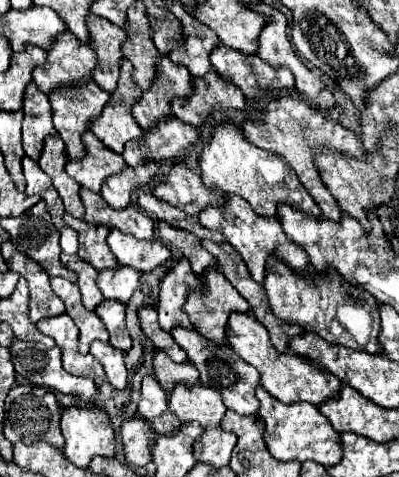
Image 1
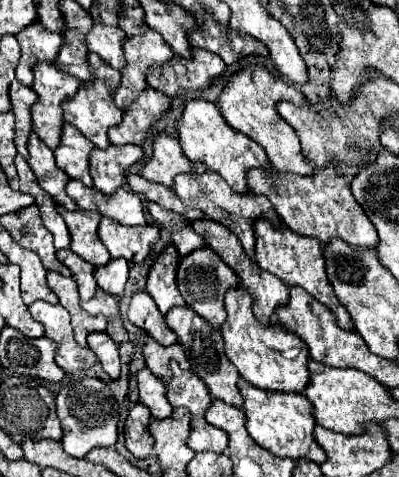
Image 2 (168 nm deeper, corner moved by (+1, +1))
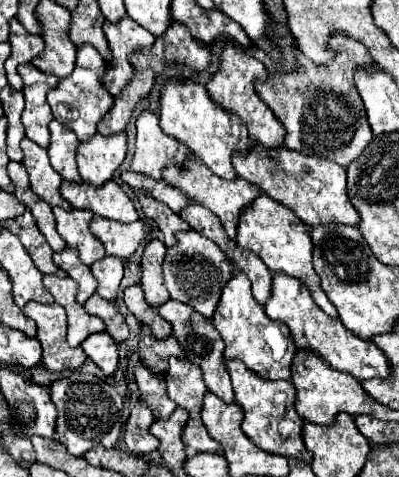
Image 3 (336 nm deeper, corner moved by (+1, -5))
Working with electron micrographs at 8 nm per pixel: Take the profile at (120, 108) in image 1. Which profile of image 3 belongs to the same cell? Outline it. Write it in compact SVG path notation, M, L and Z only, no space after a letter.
M88 44L80 46L76 54L74 72L68 78L62 78L60 84L48 92L48 104L52 108L54 118L66 128L74 130L78 140L92 138L96 134L96 124L100 122L100 118L104 118L104 114L112 110L114 98L108 94L108 90L104 90L104 82L102 82L104 70L106 70L106 62L104 58L100 58L98 50Z

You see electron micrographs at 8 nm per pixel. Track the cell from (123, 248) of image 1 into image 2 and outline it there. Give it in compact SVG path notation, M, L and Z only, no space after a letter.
M112 218L100 220L98 236L112 258L126 258L134 264L140 264L144 258L152 256L154 244L160 240L158 226L122 226Z

